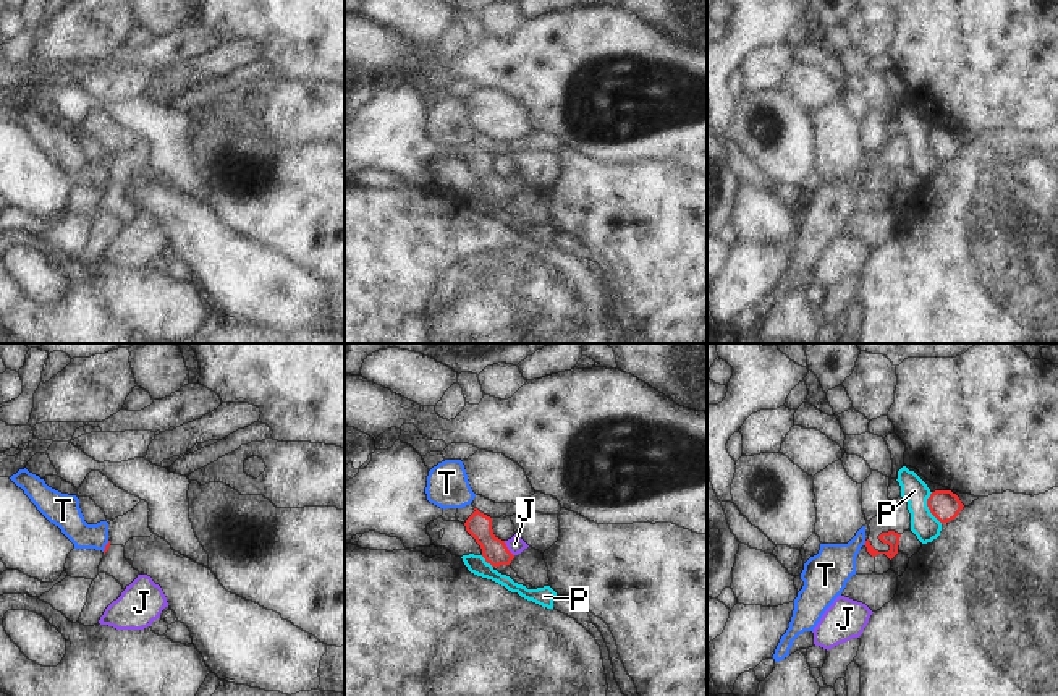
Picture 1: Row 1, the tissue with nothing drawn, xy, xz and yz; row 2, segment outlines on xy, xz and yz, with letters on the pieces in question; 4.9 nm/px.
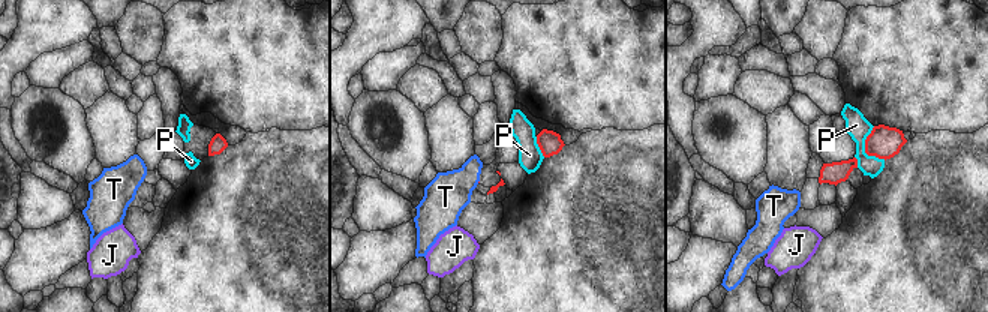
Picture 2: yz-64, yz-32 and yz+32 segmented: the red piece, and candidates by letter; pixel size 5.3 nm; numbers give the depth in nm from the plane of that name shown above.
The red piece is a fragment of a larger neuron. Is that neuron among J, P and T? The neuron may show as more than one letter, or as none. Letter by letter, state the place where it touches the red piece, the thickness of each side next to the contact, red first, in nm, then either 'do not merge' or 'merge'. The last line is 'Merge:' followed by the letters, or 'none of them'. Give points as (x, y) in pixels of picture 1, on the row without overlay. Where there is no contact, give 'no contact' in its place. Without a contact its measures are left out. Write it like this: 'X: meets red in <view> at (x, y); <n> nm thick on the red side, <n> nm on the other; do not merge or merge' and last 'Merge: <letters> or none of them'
J: meets red in xz at (507, 186); 130 nm thick on the red side, 80 nm on the other; merge
P: meets red in yz at (929, 146); 150 nm thick on the red side, 140 nm on the other; do not merge
T: meets red in yz at (866, 180); 70 nm thick on the red side, 220 nm on the other; do not merge
Merge: J

